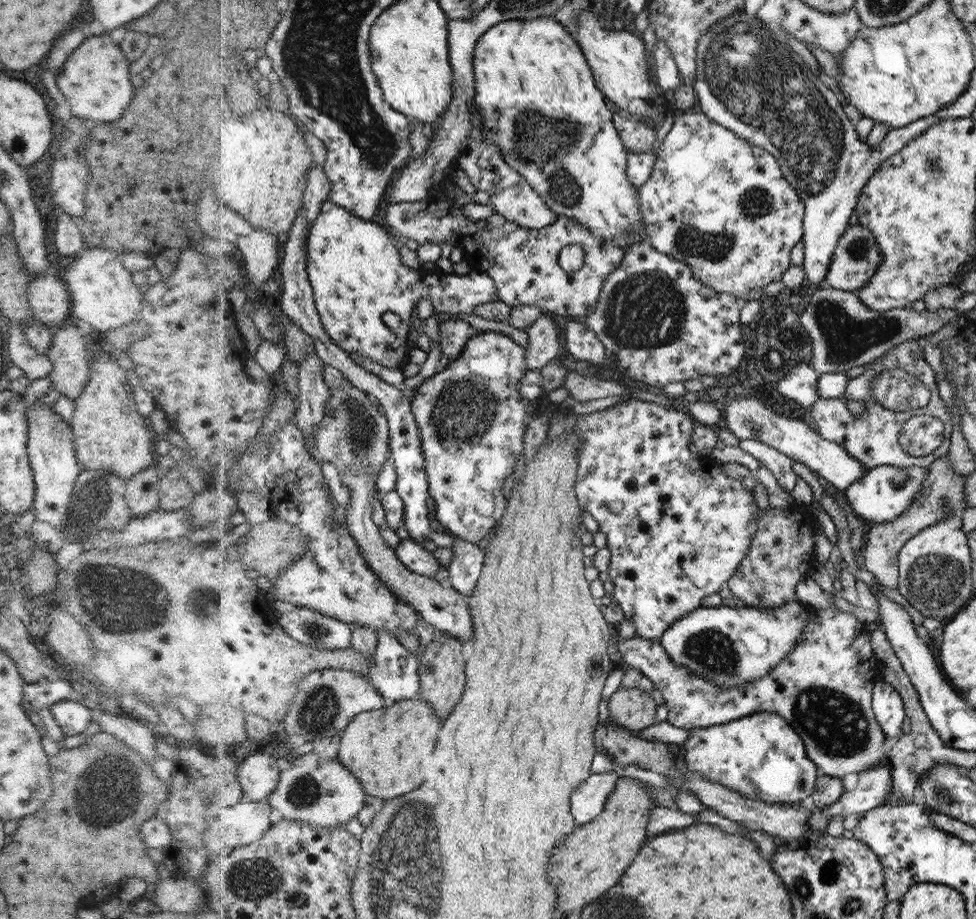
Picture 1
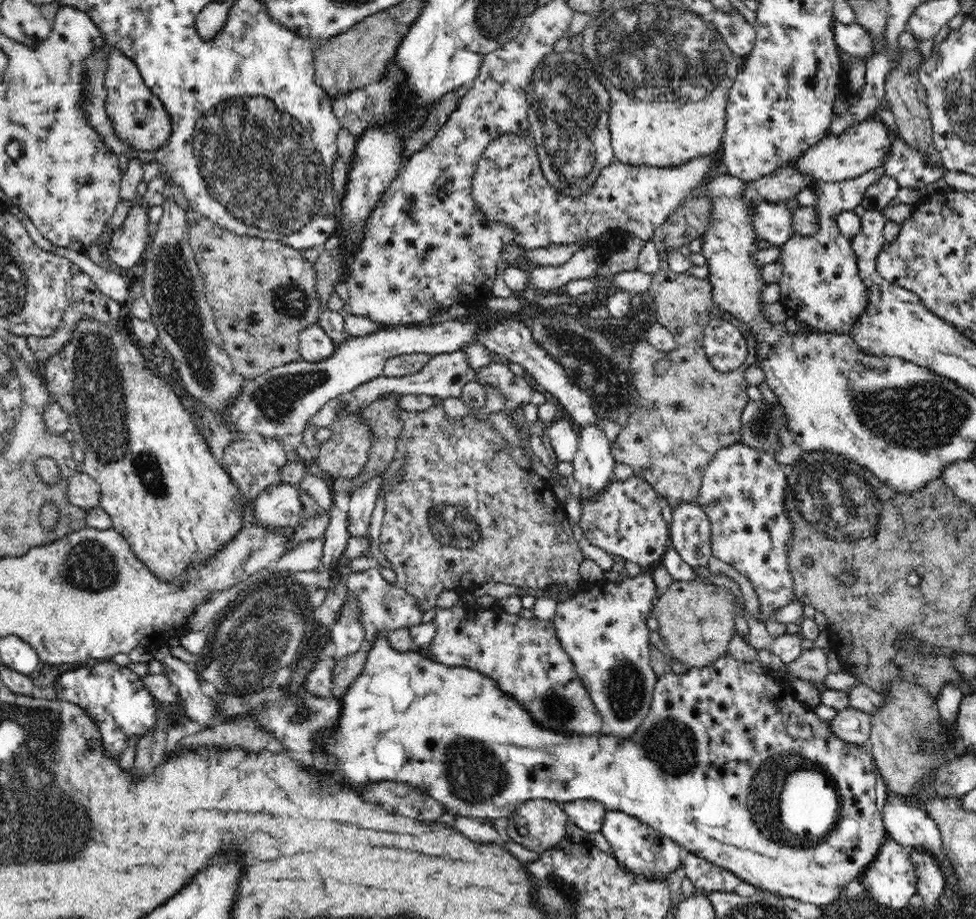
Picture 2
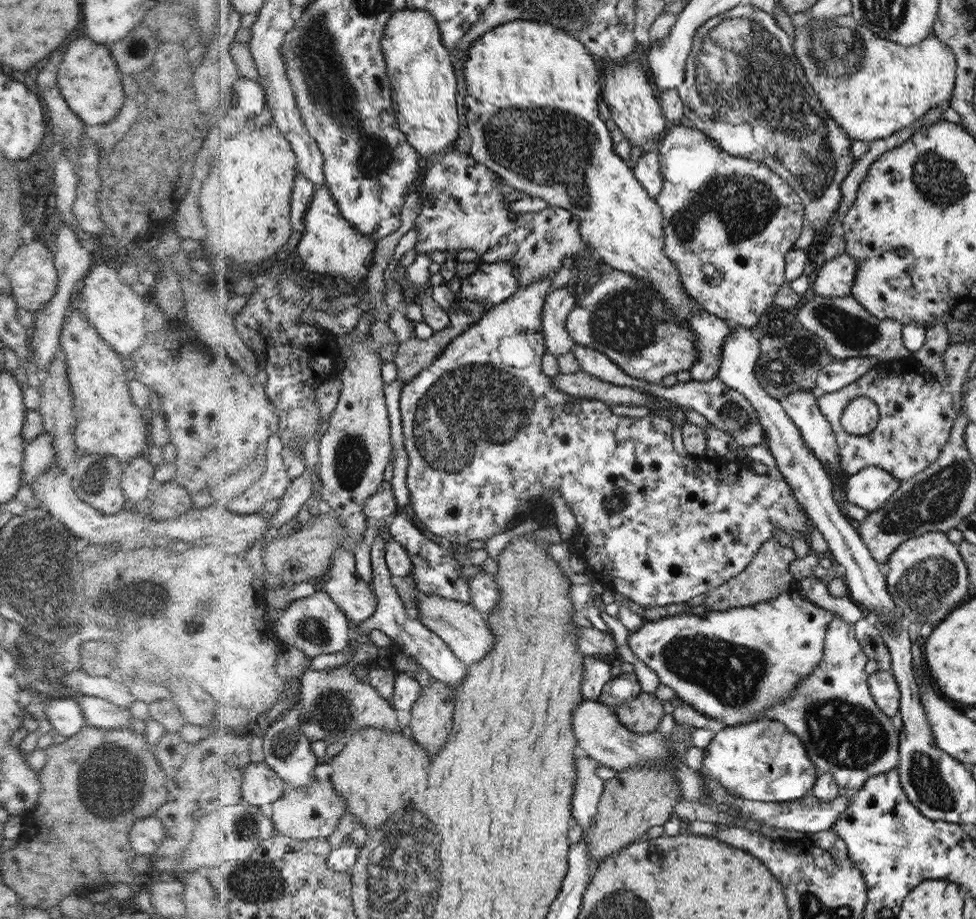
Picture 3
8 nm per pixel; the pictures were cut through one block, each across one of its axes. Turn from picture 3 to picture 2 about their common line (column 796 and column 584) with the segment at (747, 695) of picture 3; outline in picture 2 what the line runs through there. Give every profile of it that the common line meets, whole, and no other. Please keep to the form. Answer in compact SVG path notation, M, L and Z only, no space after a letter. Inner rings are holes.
M639 574L615 581L610 586L602 584L587 588L568 599L557 602L553 616L554 630L562 650L568 653L574 668L590 696L591 702L598 709L604 721L607 734L622 739L632 739L637 728L649 714L653 694L659 677L653 672L650 658L650 629L646 627L649 611L652 607L657 586L649 574Z

